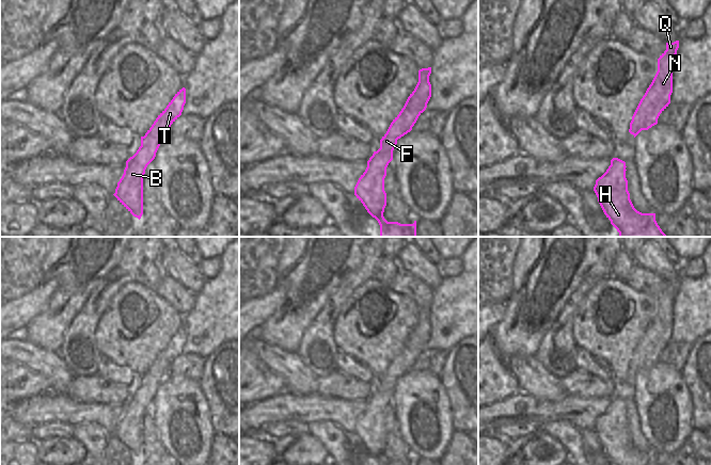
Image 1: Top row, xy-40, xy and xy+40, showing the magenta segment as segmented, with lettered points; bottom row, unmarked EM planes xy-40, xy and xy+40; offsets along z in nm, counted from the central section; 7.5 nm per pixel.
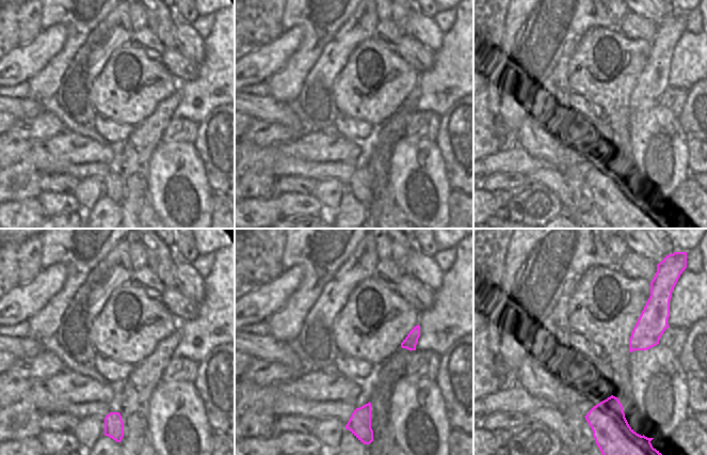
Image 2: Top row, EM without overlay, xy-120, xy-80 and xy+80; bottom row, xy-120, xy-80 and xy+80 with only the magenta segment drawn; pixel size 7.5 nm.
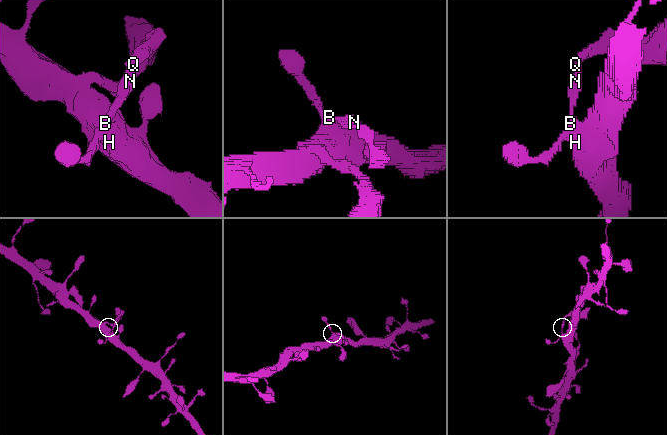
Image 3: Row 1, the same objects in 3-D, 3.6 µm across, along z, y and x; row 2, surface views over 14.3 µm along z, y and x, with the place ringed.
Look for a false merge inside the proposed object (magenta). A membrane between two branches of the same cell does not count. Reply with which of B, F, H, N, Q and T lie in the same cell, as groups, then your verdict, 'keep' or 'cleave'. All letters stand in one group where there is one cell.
groups B F H N Q T; keep

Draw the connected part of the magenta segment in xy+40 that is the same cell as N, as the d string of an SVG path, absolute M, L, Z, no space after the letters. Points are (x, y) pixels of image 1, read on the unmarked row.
M679 279L674 282L666 282L666 289L658 298L658 310L645 334L641 338L630 362L629 371L633 373L634 376L642 369L648 369L652 365L657 364L660 353L670 342L670 334L673 332L673 304L675 302L675 295L677 293L678 287Z

